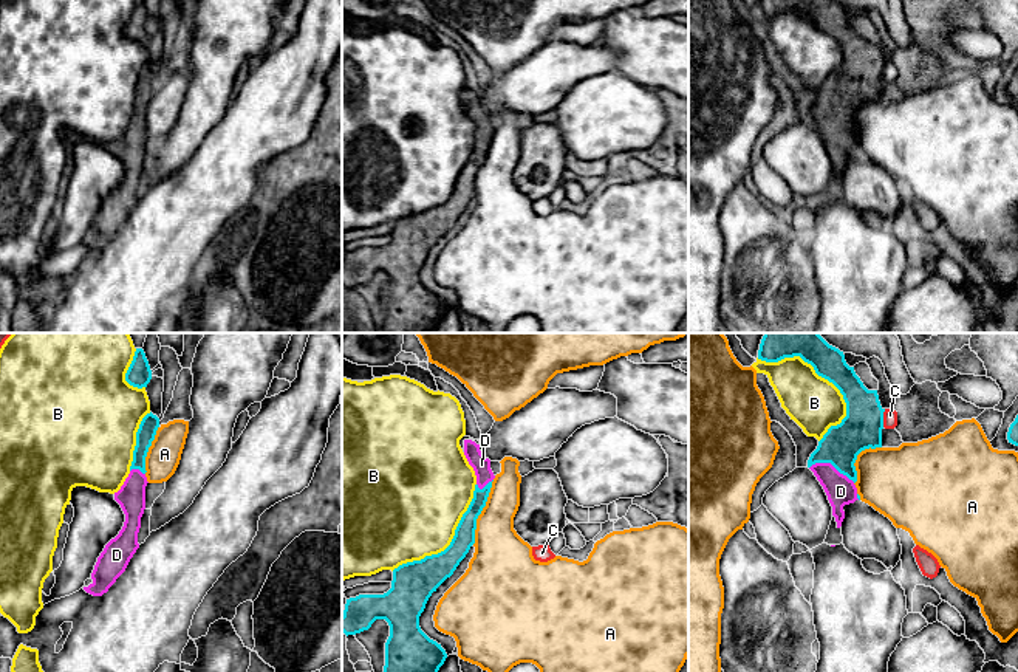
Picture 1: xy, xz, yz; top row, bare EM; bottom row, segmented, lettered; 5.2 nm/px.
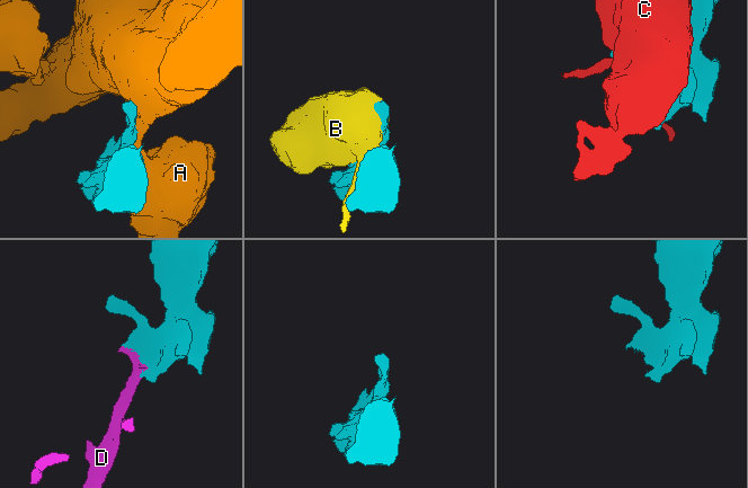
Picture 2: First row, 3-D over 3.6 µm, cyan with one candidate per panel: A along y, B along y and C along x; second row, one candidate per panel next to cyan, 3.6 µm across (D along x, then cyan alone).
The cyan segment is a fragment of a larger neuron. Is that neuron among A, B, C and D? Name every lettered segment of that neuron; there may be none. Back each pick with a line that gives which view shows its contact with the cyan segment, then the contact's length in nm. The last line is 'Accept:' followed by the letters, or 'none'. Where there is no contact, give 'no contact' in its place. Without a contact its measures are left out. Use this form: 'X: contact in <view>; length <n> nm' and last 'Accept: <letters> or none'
D: contact in yz; length 260 nm
Accept: D

